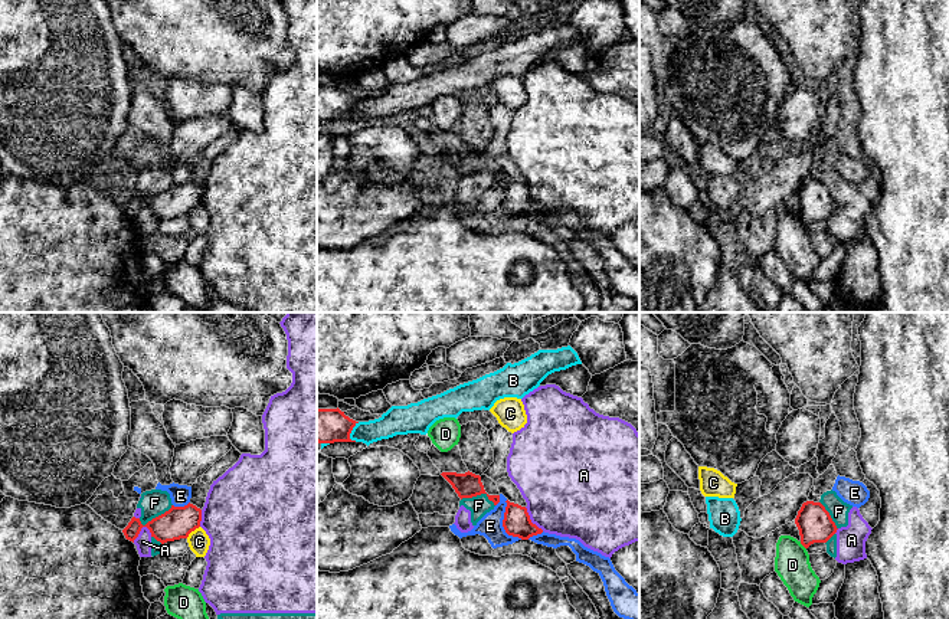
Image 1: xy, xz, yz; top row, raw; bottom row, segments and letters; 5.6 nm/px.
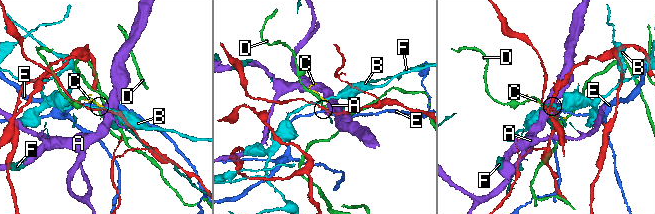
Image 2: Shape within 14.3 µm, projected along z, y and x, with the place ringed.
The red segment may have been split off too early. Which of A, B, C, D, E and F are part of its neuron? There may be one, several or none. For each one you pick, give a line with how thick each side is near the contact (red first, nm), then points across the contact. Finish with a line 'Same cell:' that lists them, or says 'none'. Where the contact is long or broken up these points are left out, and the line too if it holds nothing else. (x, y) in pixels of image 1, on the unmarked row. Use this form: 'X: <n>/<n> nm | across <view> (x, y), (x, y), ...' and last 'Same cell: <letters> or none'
Same cell: none

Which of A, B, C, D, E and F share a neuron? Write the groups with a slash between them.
A F / B / C / D / E

